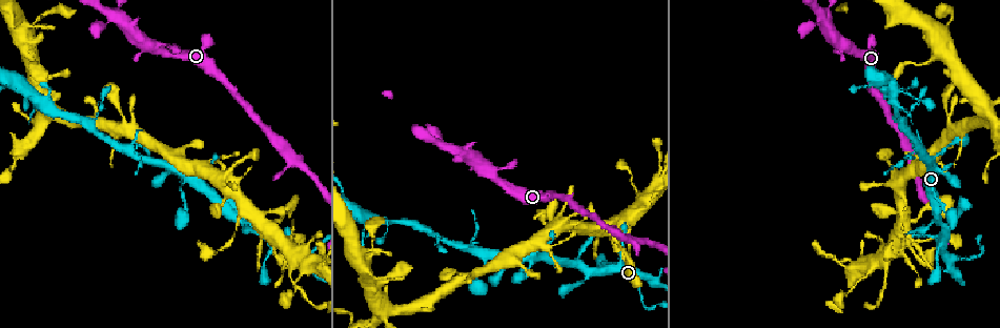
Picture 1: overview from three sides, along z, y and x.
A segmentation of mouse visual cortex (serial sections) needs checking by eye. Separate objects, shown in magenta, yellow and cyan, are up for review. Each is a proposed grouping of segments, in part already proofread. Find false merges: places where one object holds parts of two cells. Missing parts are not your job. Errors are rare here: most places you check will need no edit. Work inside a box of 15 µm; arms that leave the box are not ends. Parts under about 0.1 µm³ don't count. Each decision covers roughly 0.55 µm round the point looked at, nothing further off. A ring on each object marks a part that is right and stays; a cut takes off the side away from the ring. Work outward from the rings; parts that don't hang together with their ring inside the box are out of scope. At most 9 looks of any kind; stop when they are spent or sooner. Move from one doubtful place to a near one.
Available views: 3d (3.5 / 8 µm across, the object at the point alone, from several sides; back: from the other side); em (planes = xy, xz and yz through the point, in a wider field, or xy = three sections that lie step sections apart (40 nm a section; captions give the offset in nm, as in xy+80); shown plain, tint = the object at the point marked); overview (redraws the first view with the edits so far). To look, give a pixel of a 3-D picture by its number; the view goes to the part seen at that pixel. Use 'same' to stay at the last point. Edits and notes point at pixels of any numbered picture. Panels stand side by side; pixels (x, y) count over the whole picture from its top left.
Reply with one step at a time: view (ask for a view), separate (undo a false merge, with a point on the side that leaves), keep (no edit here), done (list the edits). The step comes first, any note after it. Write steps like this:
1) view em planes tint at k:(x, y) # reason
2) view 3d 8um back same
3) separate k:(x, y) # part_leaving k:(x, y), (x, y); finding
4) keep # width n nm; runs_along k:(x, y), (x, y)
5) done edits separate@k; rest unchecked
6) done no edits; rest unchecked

view 3d 8um at 1:(903, 232) # a narrow waist

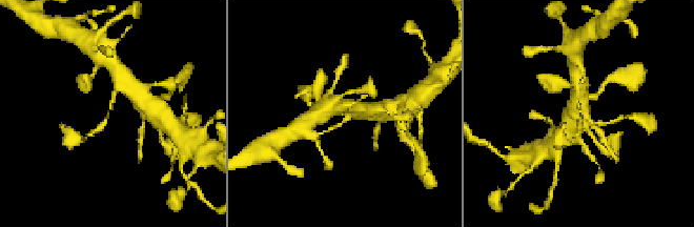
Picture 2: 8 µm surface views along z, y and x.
view em xy step 1 tint at 2:(107, 114) # now the EM

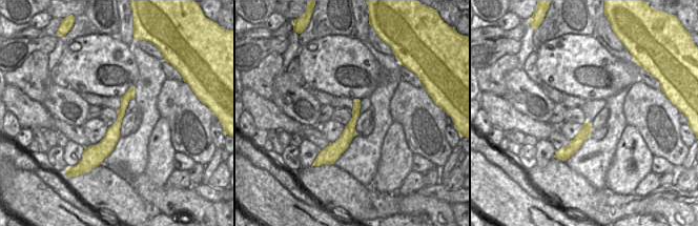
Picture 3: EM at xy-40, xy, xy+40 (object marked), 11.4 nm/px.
keep # width 140 nm; runs_along 3:(131, 90), (100, 159); all the same cell

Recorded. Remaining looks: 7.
view 3d 3.5um at 1:(371, 287)

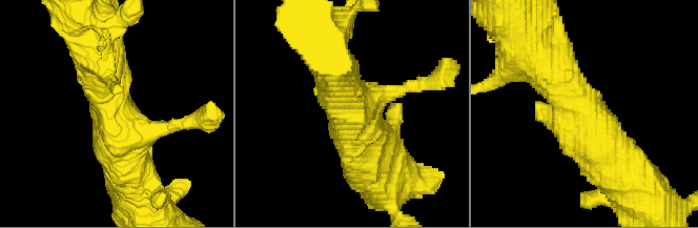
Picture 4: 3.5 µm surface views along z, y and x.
view em xy step 3 tint at 4:(351, 111) # shape alone is not enough

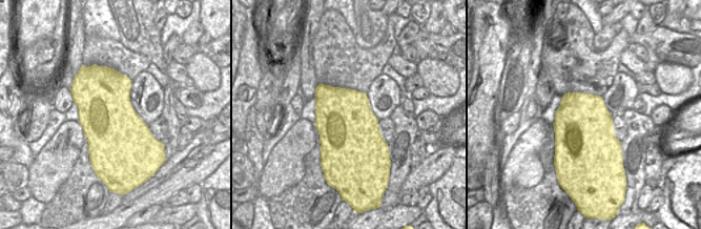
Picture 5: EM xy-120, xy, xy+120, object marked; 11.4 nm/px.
keep # runs_along 4:(628, 180), (550, 66); all the same cell

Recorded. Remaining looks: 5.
view 3d 3.5um at 1:(155, 46) # thick turns thin

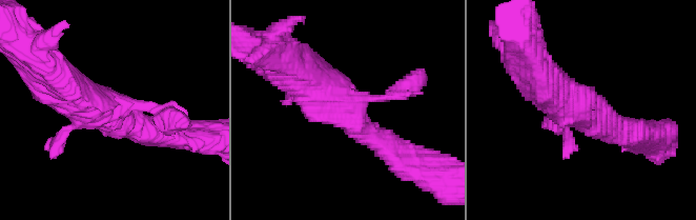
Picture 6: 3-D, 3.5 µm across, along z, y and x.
view em planes tint at 6:(114, 109) # shape alone is not enough

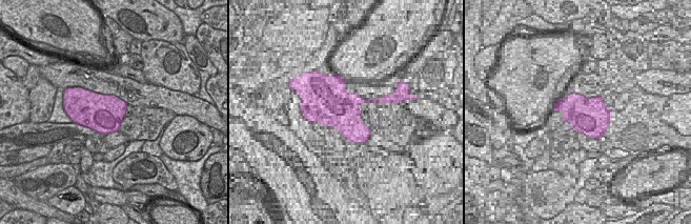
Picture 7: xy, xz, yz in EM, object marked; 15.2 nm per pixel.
keep # runs_along 6:(397, 163), (298, 74); continuous, no second cell

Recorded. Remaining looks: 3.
view 3d 3.5um at 1:(636, 210) # branch point

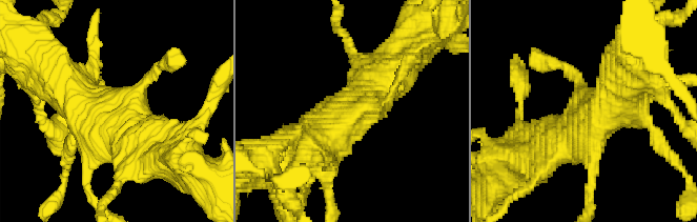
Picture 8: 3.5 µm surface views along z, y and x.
view em xy step 5 tint at 8:(348, 110) # shape alone is not enough

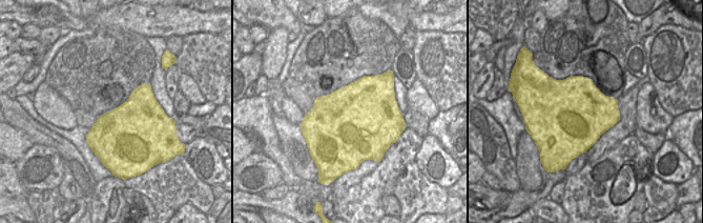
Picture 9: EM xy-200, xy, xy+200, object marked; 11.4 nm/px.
keep # runs_along 8:(300, 145), (306, 145), (400, 67); continuous, no second cell

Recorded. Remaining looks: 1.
done no edits; rest unchecked

